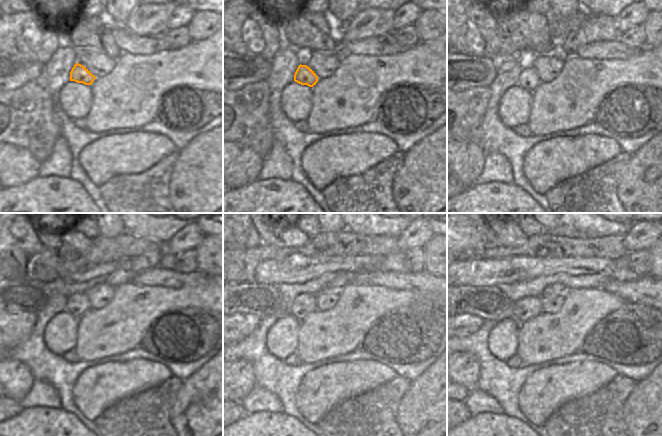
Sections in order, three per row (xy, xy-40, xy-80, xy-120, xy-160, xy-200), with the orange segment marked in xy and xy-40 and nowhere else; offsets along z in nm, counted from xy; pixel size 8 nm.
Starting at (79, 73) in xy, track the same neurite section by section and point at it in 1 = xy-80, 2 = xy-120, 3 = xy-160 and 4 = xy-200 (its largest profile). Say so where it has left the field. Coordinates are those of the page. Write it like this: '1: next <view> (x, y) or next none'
1: next xy-80 (528, 79)
2: next xy-120 (78, 303)
3: next xy-160 (304, 304)
4: next xy-200 (526, 308)

